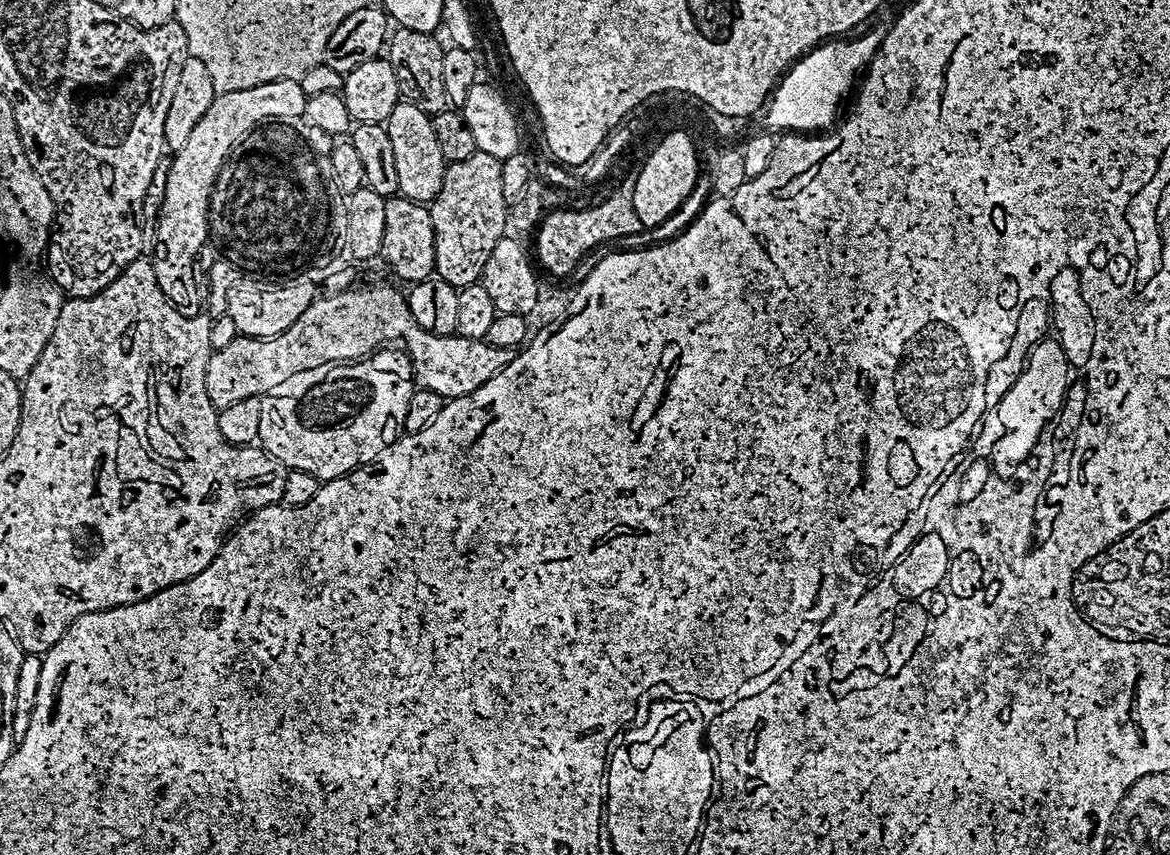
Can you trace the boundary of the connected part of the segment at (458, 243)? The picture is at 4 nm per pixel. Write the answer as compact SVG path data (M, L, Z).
M477 151L470 158L445 167L442 190L431 201L436 239L435 275L458 290L483 277L486 258L490 258L494 246L506 235L509 207L503 197L502 178L502 161Z

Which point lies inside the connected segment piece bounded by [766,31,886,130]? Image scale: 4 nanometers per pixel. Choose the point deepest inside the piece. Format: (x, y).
(806, 97)

